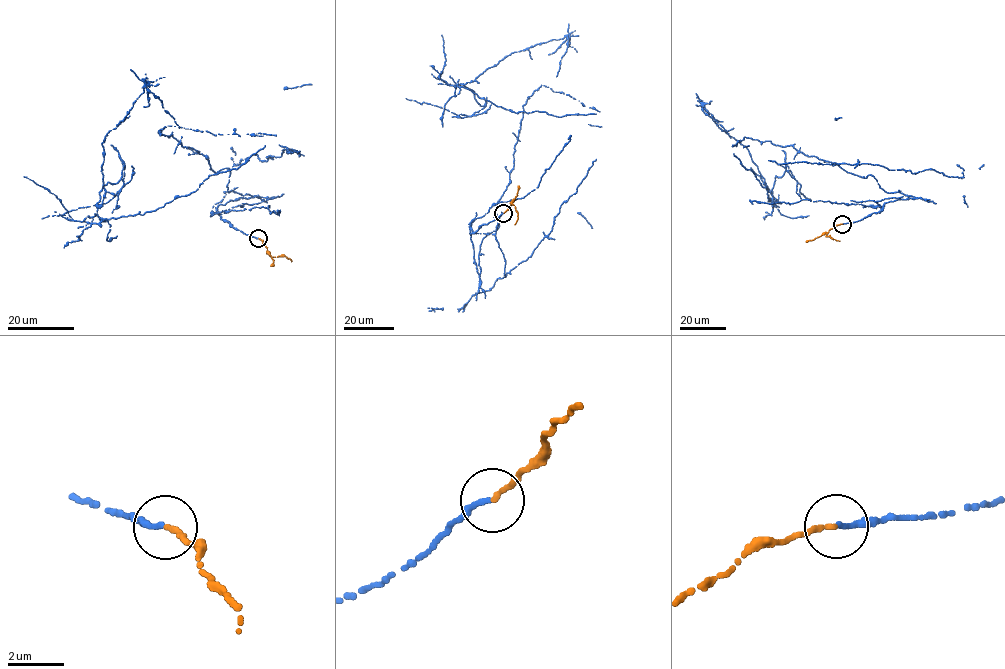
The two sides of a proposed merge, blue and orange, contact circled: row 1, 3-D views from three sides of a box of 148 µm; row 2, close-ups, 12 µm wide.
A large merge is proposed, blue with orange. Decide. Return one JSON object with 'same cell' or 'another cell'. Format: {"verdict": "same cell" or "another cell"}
{"verdict": "another cell"}

